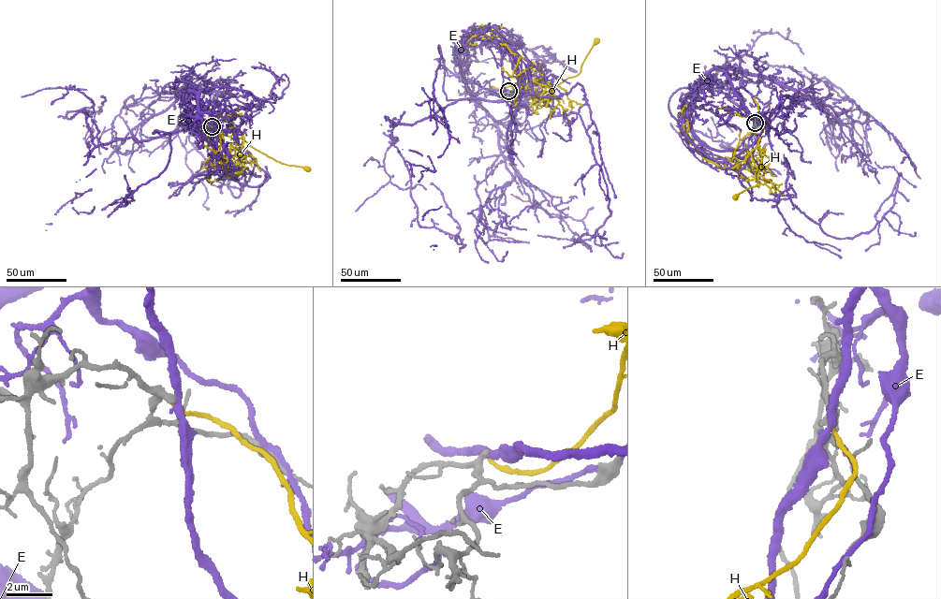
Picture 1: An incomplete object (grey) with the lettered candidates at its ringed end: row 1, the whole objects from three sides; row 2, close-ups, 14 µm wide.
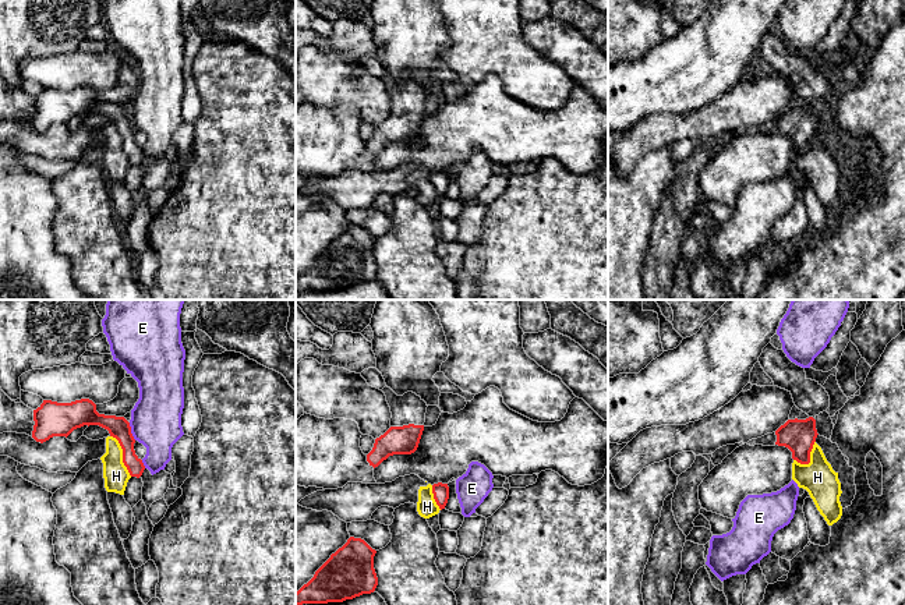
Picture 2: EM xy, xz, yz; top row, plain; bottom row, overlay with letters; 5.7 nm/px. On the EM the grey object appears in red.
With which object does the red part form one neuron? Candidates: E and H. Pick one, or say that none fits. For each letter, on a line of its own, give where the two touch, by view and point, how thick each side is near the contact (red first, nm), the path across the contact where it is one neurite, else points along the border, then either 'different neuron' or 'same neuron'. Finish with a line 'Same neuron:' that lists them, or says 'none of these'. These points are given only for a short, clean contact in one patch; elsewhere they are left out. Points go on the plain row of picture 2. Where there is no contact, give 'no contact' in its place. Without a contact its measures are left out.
E: xy (130, 119) | 120/280 nm | different neuron
H: xy (123, 142) | 120/150 nm | along xy (110, 123), (117, 128), (122, 137), (122, 149), (131, 163) | different neuron
Same neuron: none of these

